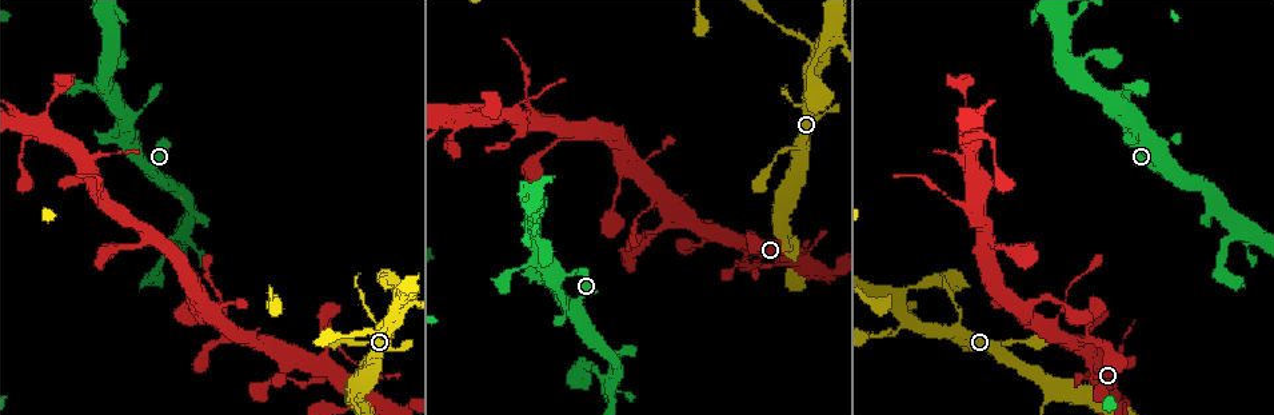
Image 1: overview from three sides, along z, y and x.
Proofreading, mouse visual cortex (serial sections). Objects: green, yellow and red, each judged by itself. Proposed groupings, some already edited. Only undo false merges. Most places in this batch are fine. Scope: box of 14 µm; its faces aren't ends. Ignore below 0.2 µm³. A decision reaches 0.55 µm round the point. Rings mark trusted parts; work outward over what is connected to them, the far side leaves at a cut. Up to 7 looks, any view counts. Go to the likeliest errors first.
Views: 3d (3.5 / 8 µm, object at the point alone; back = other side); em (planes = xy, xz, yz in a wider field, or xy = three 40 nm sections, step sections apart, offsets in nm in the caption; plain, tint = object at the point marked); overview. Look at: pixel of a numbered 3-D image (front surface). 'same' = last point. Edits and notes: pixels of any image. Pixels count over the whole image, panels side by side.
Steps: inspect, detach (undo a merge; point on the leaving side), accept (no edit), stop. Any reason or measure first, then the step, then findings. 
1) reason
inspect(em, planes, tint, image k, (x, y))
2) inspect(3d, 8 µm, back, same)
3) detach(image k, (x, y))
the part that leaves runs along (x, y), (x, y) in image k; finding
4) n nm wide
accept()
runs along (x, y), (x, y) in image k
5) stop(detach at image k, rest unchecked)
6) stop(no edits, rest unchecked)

four-way junction
inspect(3d, 3.5 µm, back, image 1, (824, 42))

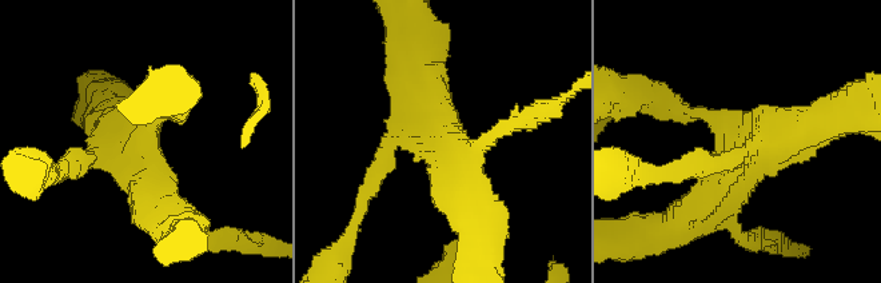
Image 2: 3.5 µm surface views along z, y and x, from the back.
shape alone is not enough
inspect(em, planes, tint, image 2, (143, 154))

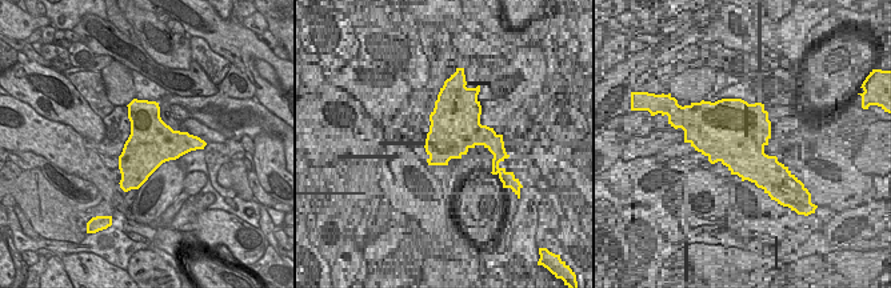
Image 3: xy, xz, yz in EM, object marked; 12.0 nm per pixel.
4 arms; arms of 200, 200, 450, 600 nm
accept()
runs along (690, 214), (738, 152), (814, 123) in image 2; one cell here

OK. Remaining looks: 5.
two arms at a narrow angle
inspect(em, xy, step 5, tint, image 1, (536, 213))

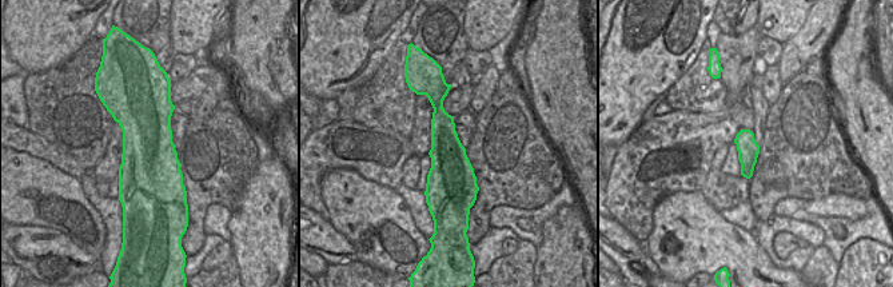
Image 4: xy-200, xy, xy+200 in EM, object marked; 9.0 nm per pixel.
wider look
inspect(3d, 3.5 µm, same)

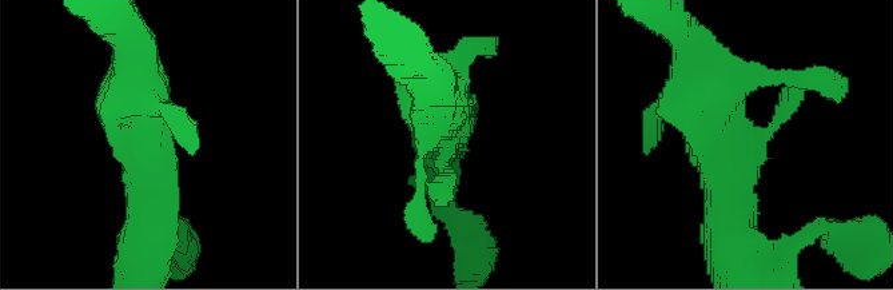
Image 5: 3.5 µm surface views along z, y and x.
400 nm wide
accept()
runs along (725, 233), (725, 167), (806, 76) in image 5; continuous, no second cell

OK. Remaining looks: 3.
small branch off a trunk
inspect(3d, 3.5 µm, image 1, (368, 397))

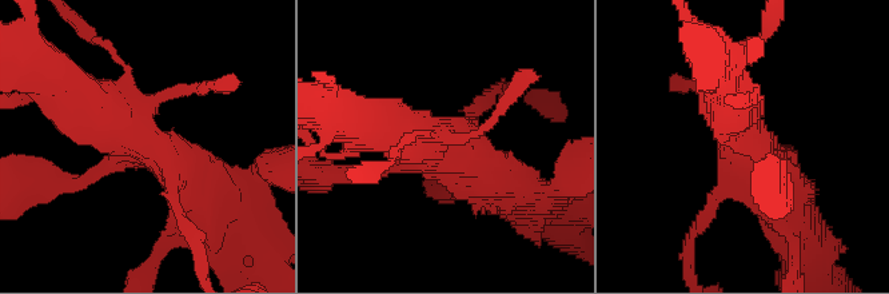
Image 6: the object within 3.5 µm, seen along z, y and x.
inspect(em, planes, tint, image 6, (443, 140))

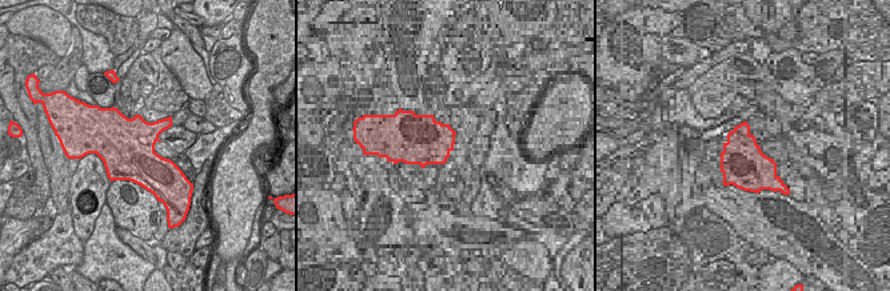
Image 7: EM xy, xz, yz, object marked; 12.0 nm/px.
another direction
inspect(em, xy, step 3, tint, same)

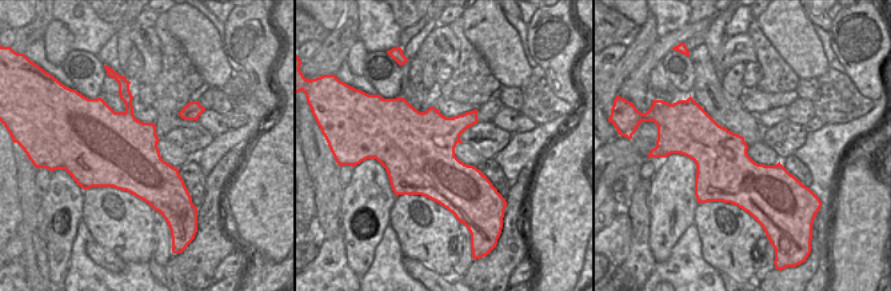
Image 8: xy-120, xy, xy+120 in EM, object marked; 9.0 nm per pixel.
accept()
runs along (75, 92), (170, 154), (206, 191) in image 6; one cell here

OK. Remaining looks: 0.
stop(no edits, rest unchecked)

